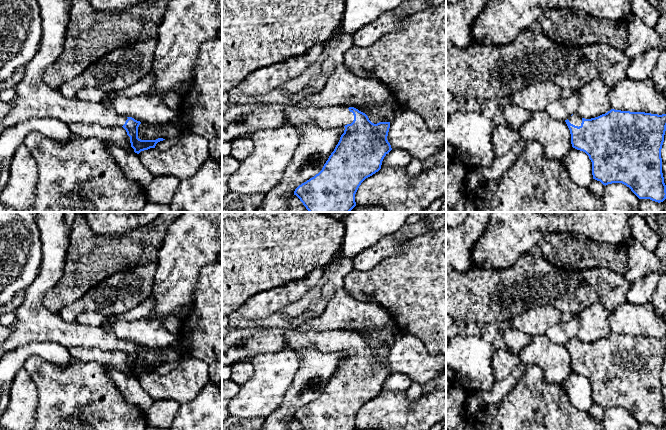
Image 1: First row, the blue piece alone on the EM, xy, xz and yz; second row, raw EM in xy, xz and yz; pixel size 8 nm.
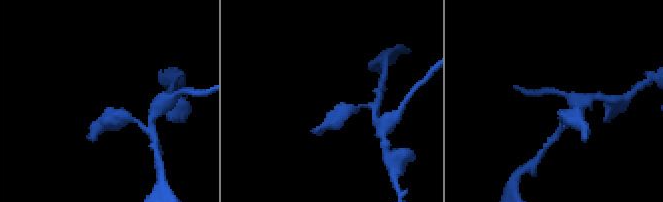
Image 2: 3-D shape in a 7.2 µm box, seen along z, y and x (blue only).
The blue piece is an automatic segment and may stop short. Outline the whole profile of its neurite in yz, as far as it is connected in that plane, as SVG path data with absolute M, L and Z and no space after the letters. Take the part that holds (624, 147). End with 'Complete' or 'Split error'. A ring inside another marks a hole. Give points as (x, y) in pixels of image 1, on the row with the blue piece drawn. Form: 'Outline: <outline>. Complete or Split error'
Outline: M611 109L591 119L581 118L576 112L565 122L570 130L572 147L585 152L592 162L593 179L605 186L622 183L639 199L650 199L658 203L666 199L661 158L666 114Z. Split error

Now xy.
Outline: M66 0L37 1L42 20L41 42L35 56L25 65L23 78L16 86L15 104L0 122L0 135L6 128L33 118L57 118L66 125L81 122L97 123L105 127L122 126L137 154L155 148L158 142L165 140L141 140L138 138L140 121L120 116L114 108L108 108L101 103L66 98L59 90L50 88L44 82L45 69L54 63L64 50L71 3Z. Split error

